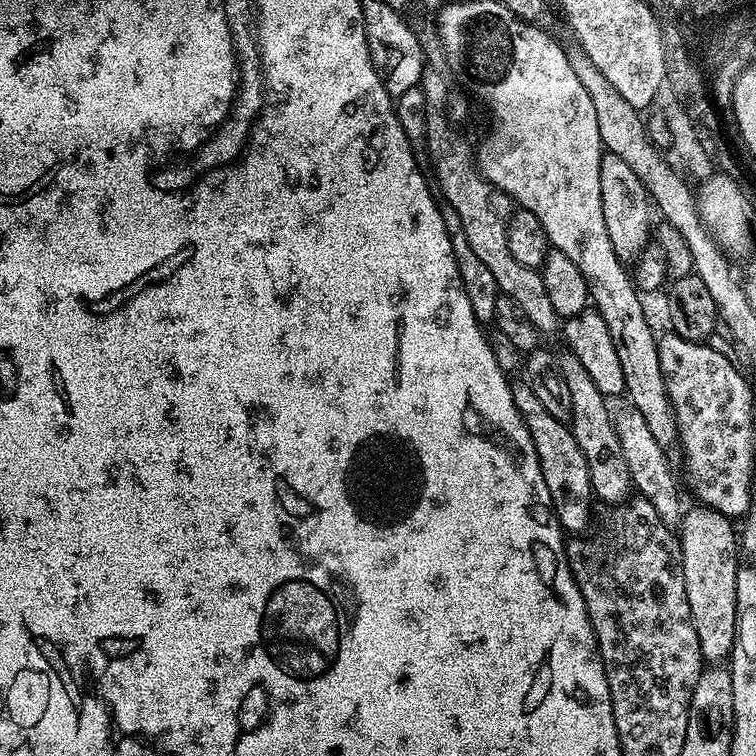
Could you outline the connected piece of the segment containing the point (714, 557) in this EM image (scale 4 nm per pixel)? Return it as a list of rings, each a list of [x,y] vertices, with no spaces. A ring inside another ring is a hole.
[[[695,506],[683,513],[682,519],[678,525],[678,539],[680,541],[680,557],[682,558],[682,570],[684,571],[684,581],[686,582],[686,598],[690,602],[690,614],[692,615],[692,625],[698,634],[698,646],[700,647],[700,655],[708,662],[724,662],[732,655],[732,648],[736,645],[736,570],[738,567],[738,532],[732,529],[733,521],[727,516],[723,516],[720,512],[715,512],[707,506]]]

